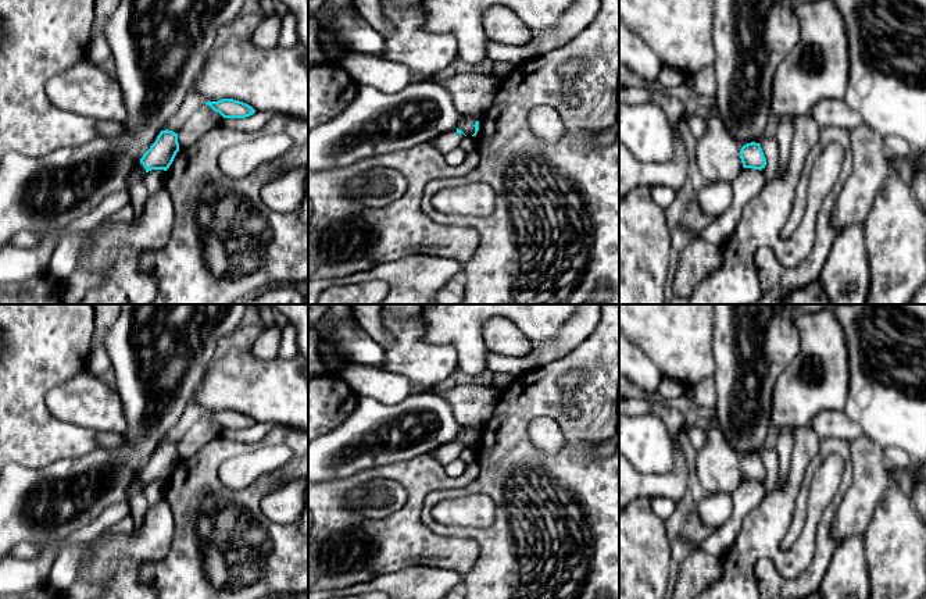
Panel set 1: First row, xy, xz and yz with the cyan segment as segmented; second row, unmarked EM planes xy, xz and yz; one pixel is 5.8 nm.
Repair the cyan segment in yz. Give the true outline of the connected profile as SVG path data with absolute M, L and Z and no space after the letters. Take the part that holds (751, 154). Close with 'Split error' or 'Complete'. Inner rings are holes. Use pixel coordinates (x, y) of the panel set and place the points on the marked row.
M751 142L741 147L740 158L744 168L762 170L766 165L766 158L759 143Z. Complete

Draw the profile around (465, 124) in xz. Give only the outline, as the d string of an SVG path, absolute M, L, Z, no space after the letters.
M461 115L455 128L461 129L466 136L472 136L475 133L475 122L478 120L469 115Z

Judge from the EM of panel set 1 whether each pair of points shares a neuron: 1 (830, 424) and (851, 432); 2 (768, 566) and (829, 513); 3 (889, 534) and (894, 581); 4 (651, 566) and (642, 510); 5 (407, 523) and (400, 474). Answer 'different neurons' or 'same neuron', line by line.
1: same neuron
2: same neuron
3: same neuron
4: same neuron
5: same neuron

